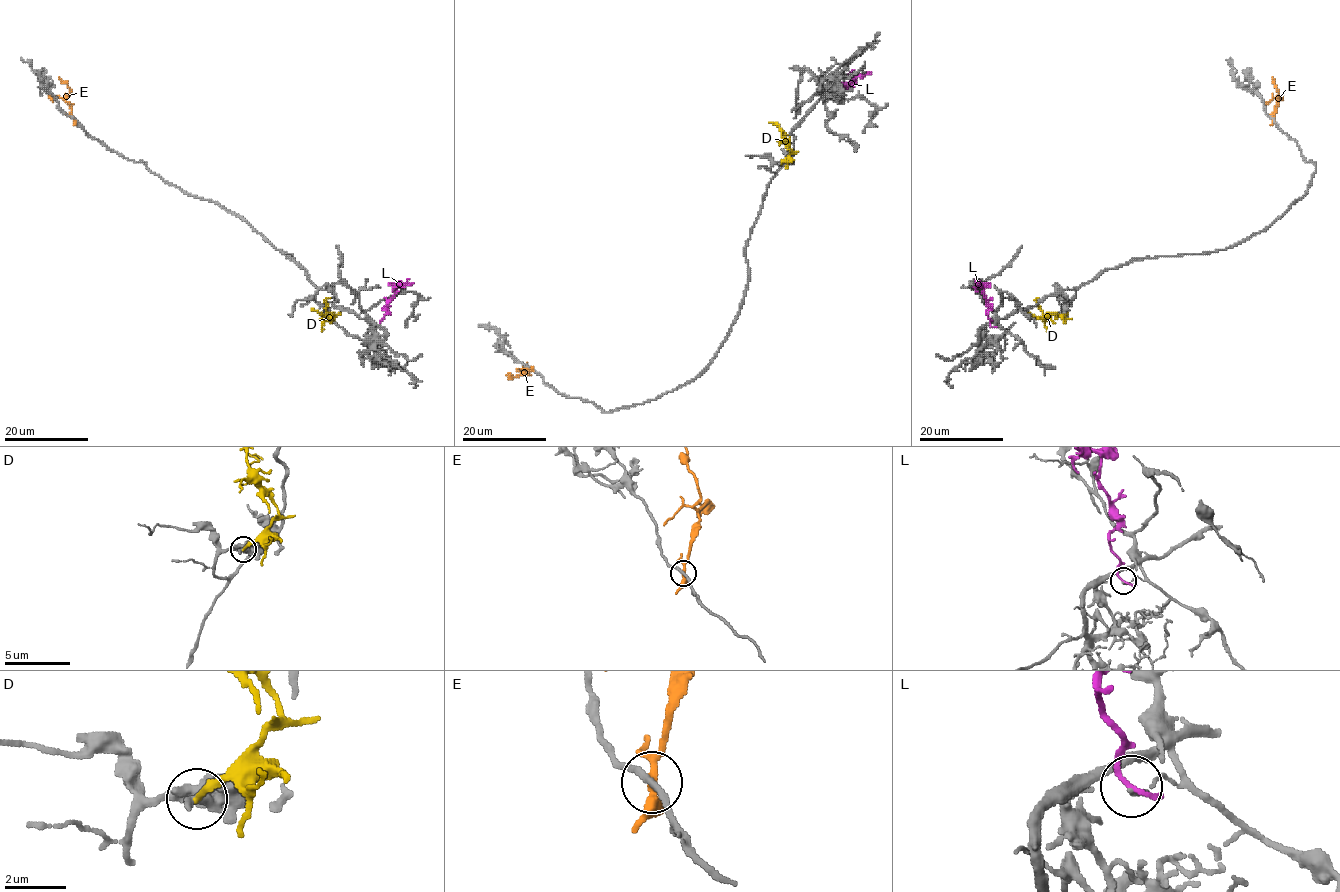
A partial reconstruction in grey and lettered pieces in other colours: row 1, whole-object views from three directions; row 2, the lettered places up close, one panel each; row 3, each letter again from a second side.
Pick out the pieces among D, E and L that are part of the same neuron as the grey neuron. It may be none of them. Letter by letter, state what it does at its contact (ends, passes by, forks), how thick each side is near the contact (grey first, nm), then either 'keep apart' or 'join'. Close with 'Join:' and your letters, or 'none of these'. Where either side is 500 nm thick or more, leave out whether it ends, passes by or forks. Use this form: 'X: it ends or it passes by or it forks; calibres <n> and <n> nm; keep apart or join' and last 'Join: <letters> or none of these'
D: it ends; calibres 240 and 190 nm; keep apart
E: it passes by; calibres 200 and 300 nm; keep apart
L: it ends; calibres 120 and 240 nm; keep apart
Join: none of these

